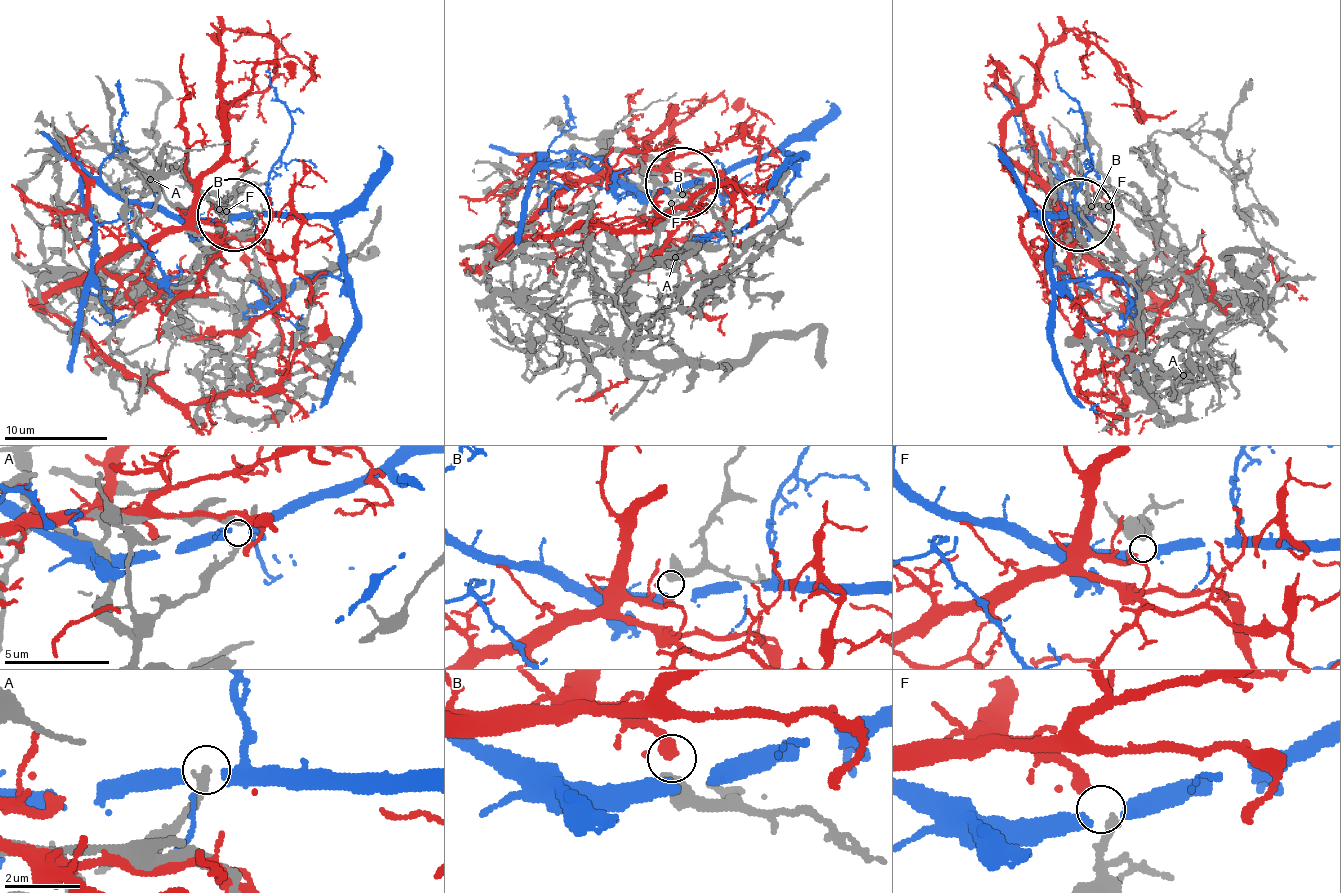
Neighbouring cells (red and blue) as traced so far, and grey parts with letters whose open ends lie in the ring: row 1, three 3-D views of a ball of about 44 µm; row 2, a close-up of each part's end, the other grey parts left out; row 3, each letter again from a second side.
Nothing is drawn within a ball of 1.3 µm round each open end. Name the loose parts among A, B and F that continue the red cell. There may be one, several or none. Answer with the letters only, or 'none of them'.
B

